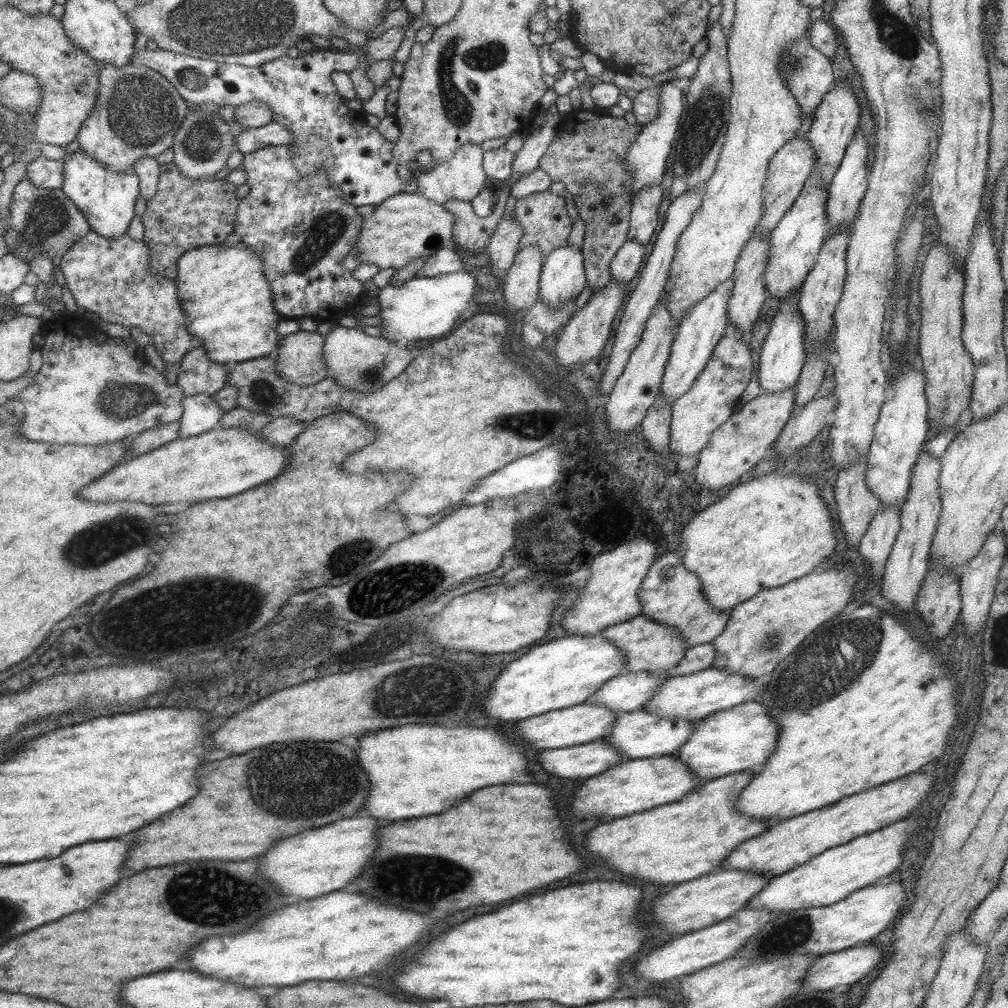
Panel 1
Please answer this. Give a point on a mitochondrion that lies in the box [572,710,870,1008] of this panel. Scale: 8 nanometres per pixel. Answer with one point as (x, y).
(795, 933)

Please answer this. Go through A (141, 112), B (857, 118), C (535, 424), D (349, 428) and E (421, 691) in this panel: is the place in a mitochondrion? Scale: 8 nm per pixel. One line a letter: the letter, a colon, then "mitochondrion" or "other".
A: mitochondrion
B: other
C: mitochondrion
D: other
E: mitochondrion

